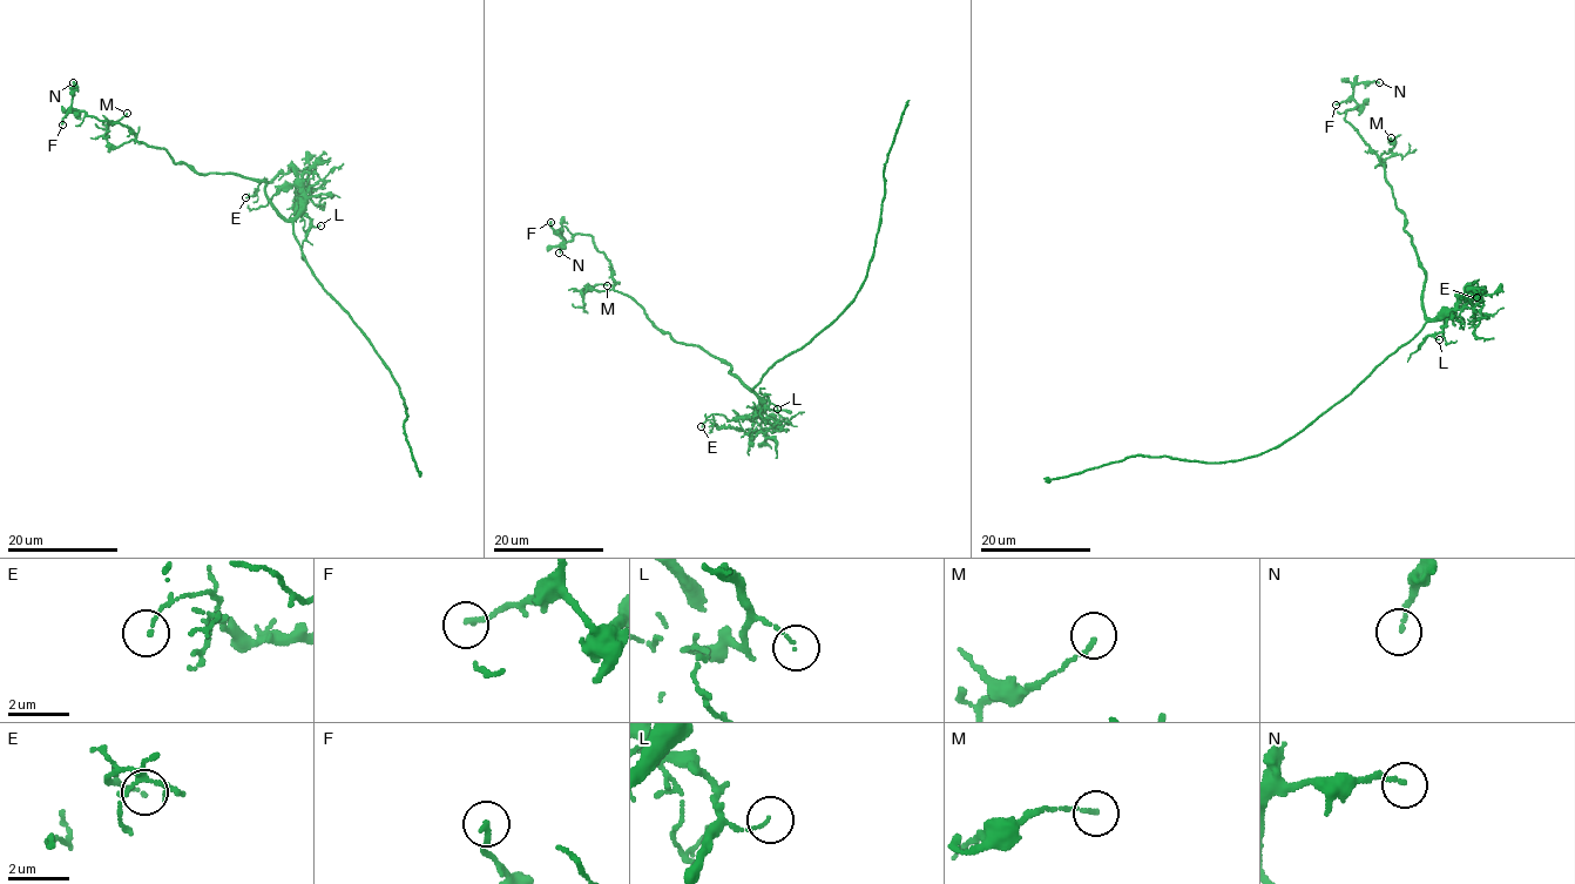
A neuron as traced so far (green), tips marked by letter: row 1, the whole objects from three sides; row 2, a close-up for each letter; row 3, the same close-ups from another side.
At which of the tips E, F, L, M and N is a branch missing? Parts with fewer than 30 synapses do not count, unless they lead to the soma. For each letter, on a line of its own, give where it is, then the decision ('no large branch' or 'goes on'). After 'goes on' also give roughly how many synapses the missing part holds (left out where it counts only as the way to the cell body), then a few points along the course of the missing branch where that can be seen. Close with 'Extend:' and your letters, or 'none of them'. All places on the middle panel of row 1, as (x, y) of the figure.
E: (701, 426) | no large branch
F: (551, 222) | no large branch
L: (777, 409) | no large branch
M: (607, 285) | no large branch
N: (559, 252) | no large branch
Extend: none of them

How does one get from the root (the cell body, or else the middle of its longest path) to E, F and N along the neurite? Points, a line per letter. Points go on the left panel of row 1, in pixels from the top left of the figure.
E: (306, 262), (293, 231), (303, 206), (303, 171), (279, 173), (271, 181), (263, 180), (255, 194), (245, 197)
F: (306, 262), (264, 181), (195, 173), (166, 150), (139, 142), (132, 129), (80, 109), (69, 110), (62, 125)
N: (306, 262), (264, 181), (195, 173), (166, 150), (139, 142), (128, 128), (72, 106), (73, 82)

